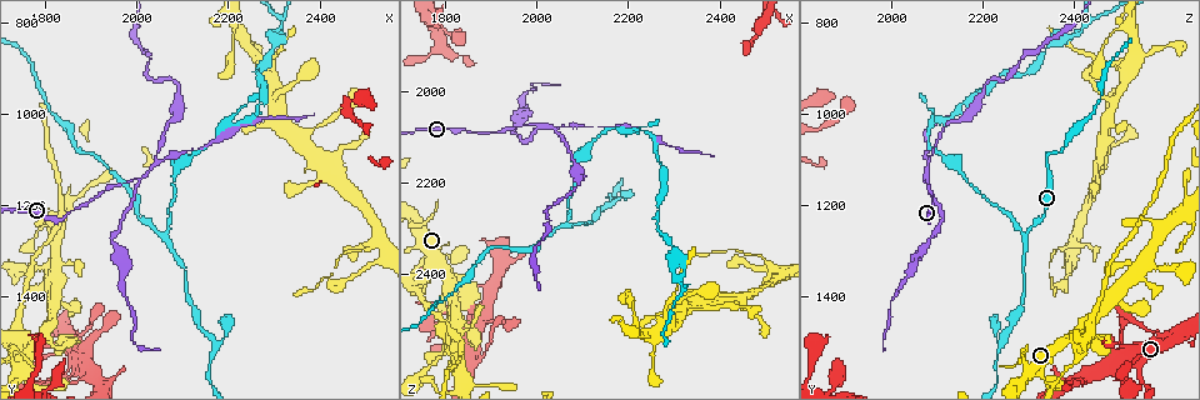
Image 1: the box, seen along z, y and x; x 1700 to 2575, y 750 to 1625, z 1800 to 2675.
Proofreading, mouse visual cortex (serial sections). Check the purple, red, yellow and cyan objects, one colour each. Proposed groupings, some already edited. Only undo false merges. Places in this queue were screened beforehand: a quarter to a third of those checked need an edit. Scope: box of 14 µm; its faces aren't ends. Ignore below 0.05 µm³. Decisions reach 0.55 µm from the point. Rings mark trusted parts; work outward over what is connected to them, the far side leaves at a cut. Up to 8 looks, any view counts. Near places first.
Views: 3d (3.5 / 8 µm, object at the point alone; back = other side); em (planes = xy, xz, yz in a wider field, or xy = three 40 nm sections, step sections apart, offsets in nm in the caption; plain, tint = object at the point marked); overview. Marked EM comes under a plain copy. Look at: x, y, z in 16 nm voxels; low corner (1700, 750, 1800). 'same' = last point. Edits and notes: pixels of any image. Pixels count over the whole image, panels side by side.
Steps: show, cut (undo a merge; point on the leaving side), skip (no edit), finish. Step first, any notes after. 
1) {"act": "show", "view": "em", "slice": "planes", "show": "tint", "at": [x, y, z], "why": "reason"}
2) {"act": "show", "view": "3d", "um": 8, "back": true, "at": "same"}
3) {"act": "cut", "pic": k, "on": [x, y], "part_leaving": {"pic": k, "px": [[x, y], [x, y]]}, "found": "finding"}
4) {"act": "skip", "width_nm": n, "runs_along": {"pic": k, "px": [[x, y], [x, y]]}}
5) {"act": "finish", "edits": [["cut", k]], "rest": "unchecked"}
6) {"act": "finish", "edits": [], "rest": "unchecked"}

{"act": "show", "view": "3d", "um": 8, "at": [2000, 1135, 2070]}

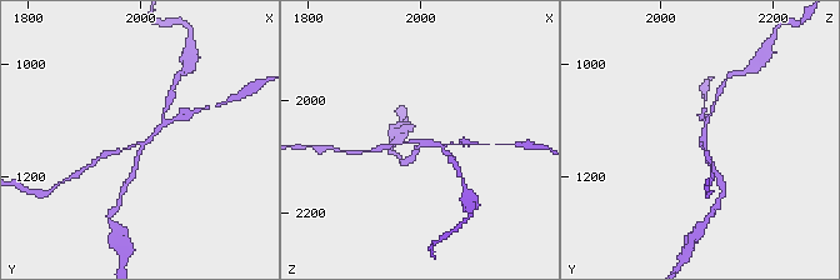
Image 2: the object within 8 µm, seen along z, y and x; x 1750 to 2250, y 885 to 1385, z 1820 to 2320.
{"act": "show", "view": "em", "slice": "xy", "step": 3, "show": "tint", "at": [2005, 1145, 2075], "arms": 3, "arm_widths_nm": [100, 150, 150], "why": "now the EM"}

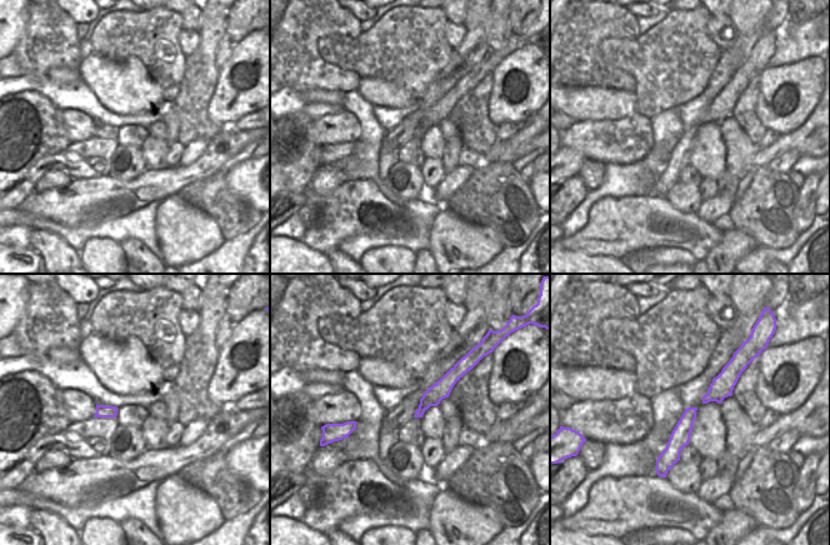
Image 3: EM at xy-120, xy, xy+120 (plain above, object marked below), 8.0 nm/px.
{"act": "cut", "pic": 2, "on": [169, 100], "found": "a second cell is stuck on"}

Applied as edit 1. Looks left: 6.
{"act": "show", "view": "3d", "um": 8, "at": [2060, 1265, 2300], "why": "branch point"}

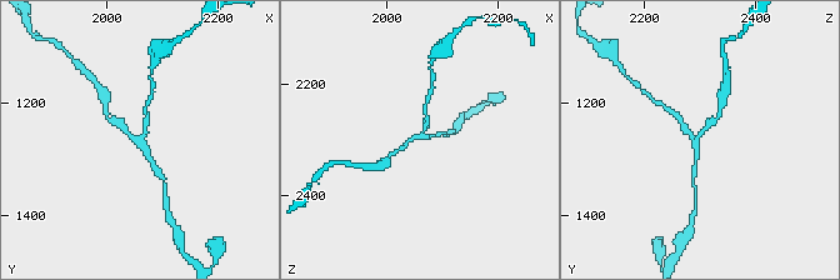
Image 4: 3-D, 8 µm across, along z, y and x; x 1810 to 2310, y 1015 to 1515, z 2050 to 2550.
{"act": "show", "view": "3d", "um": 3.5, "at": [2055, 1265, 2295], "why": "zoom in"}

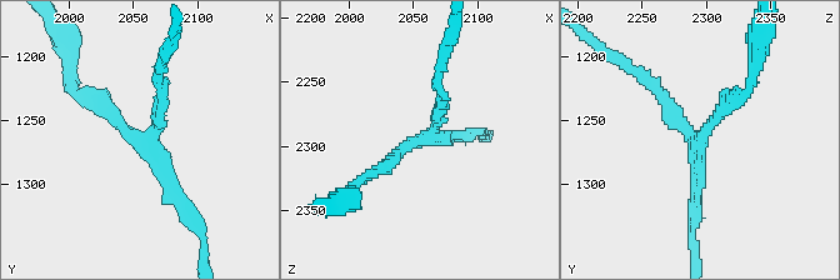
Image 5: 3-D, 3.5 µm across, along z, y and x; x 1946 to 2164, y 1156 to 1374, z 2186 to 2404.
{"act": "show", "view": "em", "slice": "xy", "step": 1, "show": "tint", "at": [2058, 1266, 2292], "arms": 3, "arm_widths_nm": [150, 150, 150]}

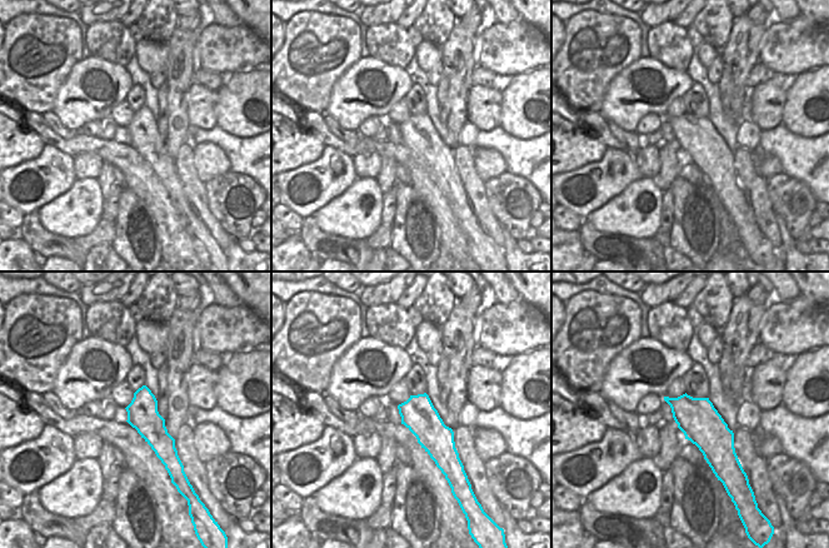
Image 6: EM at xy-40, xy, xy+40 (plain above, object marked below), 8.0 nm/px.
{"act": "skip", "runs_along": {"pic": 6, "px": [[144, 389], [144, 417], [171, 463]]}, "found": "continuous, no second cell"}

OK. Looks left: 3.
{"act": "show", "view": "3d", "um": 3.5, "back": true, "at": [2165, 1505, 2240], "why": "abrupt turn"}

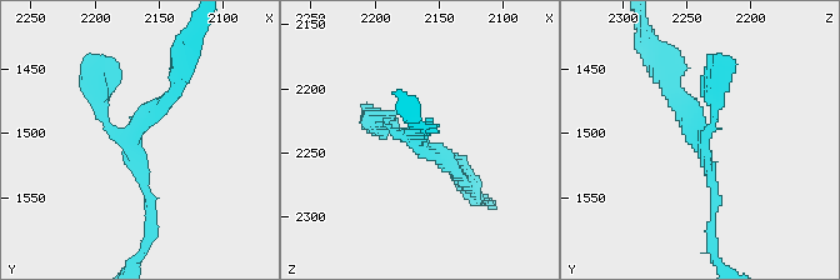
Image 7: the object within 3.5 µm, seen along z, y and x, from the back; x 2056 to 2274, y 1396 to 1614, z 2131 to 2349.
{"act": "show", "view": "em", "slice": "planes", "show": "tint", "at": [2170, 1502, 2240], "why": "now the EM"}

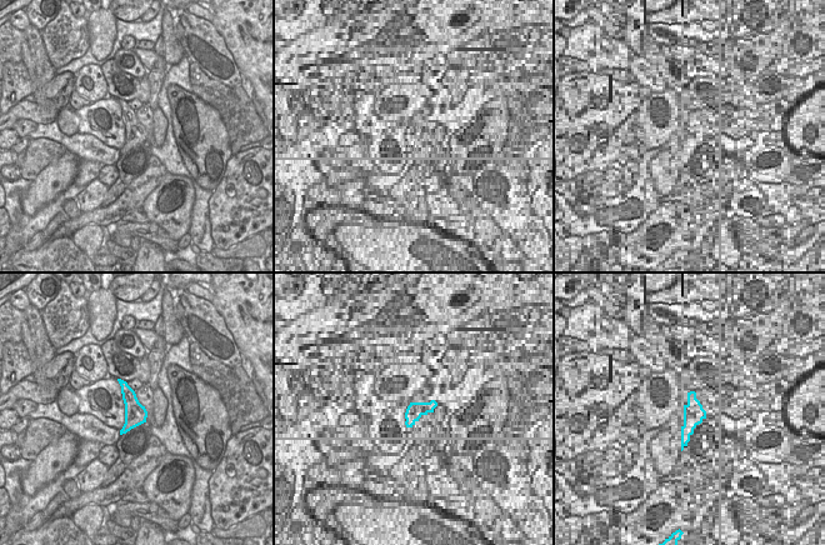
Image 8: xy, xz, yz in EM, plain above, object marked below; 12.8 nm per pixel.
{"act": "show", "view": "em", "slice": "xy", "step": 5, "show": "tint", "at": "same"}

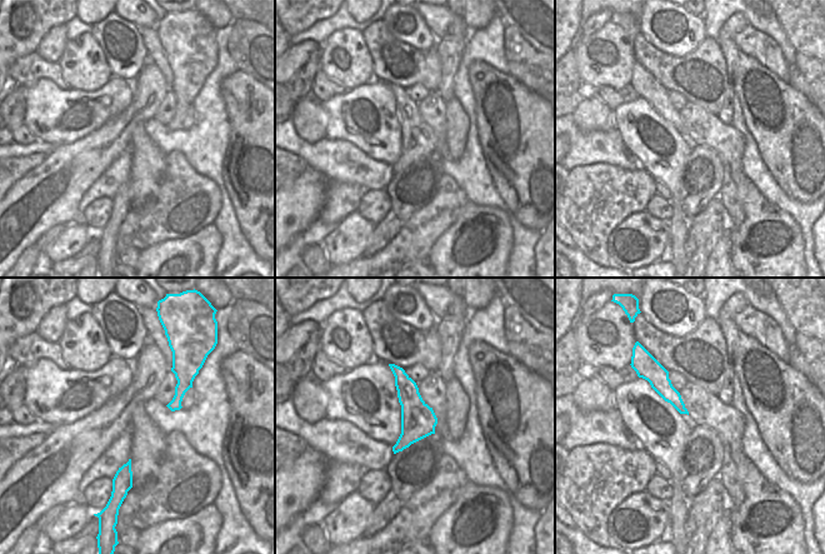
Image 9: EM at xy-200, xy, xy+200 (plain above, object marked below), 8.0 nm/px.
{"act": "skip", "arms": 3, "runs_along": {"pic": 7, "px": [[460, 176], [440, 154], [375, 121]]}, "found": "one cell here"}

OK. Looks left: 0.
{"act": "finish", "edits": [["cut", 2]], "rest": "unchecked"}

